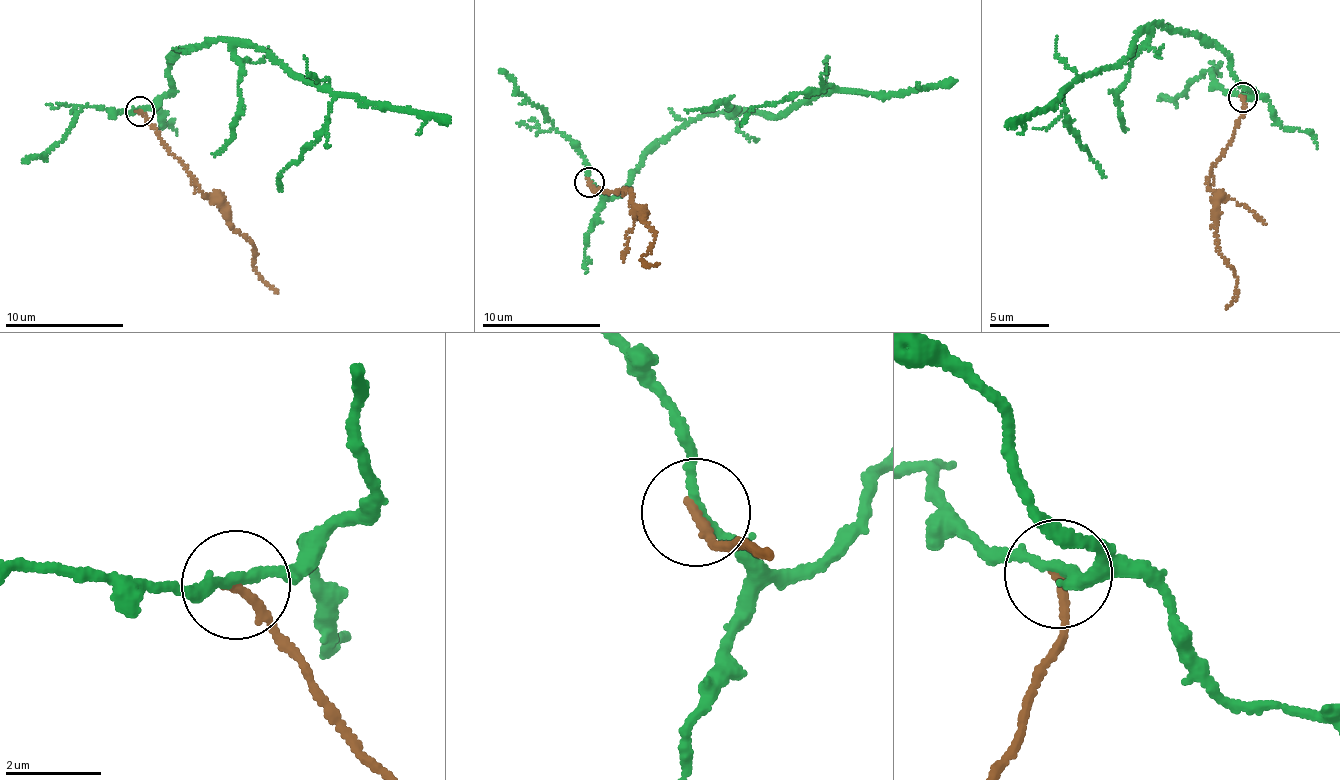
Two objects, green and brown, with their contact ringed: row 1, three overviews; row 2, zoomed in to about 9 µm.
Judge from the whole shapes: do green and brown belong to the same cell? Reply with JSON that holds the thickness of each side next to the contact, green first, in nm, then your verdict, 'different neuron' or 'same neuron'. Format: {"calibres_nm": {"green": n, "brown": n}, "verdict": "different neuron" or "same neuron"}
{"calibres_nm": {"green": 190, "brown": 190}, "verdict": "different neuron"}

